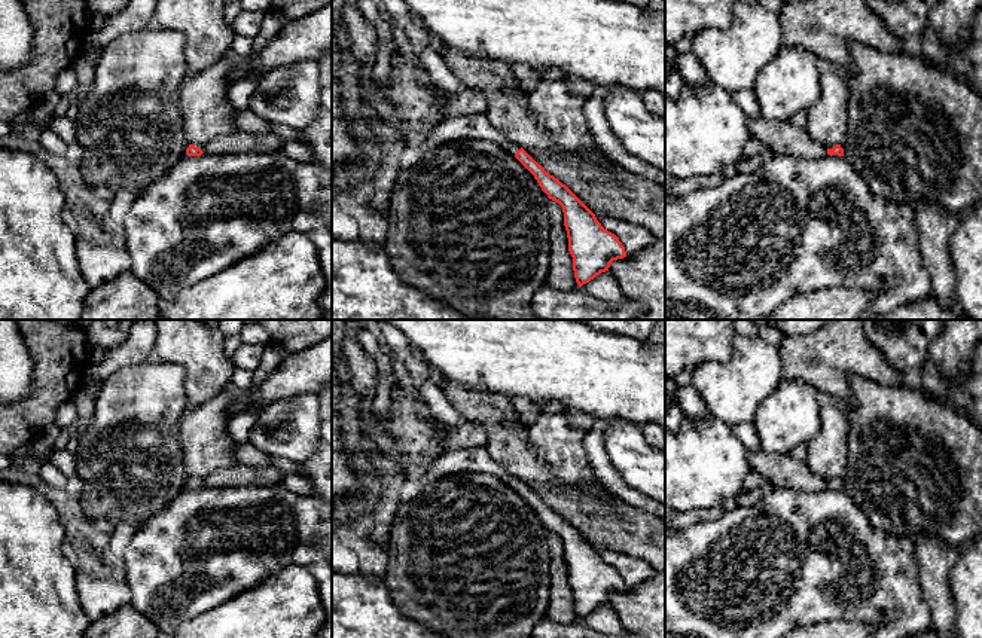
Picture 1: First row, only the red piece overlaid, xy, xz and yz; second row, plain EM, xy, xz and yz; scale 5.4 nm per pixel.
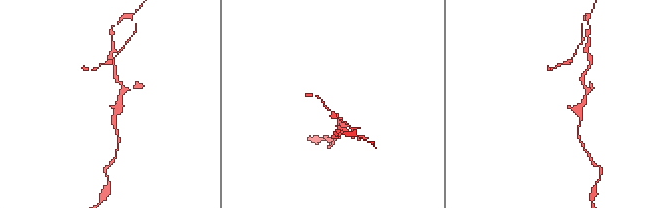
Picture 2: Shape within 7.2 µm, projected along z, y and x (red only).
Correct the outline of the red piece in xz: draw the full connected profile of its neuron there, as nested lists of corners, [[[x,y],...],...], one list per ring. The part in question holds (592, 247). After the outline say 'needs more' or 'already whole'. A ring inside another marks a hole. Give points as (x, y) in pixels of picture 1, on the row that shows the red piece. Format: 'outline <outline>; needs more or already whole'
outline [[[485,113],[445,119],[431,131],[430,138],[434,143],[458,138],[488,140],[513,155],[534,175],[548,198],[562,207],[568,251],[579,287],[609,271],[613,260],[626,257],[619,238],[604,229],[595,214],[565,184],[546,173],[531,153],[497,131]]]; needs more

